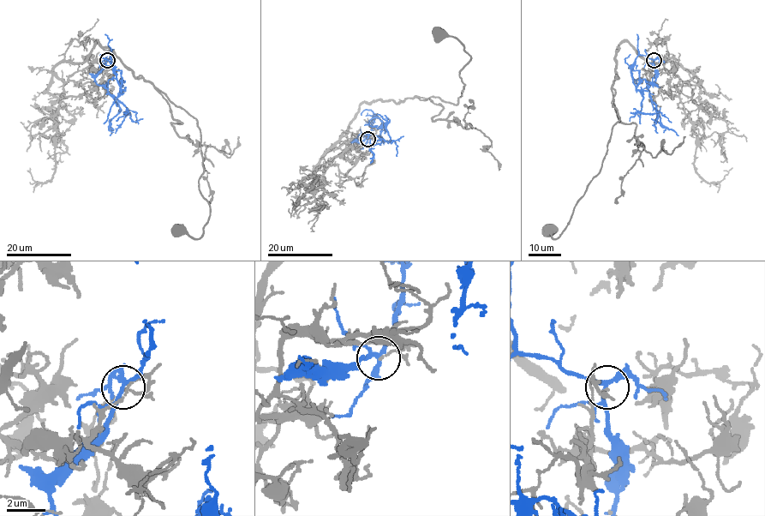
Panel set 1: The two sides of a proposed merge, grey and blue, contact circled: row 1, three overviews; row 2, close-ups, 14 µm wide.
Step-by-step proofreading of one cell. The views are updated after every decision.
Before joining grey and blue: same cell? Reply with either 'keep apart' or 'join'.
keep apart

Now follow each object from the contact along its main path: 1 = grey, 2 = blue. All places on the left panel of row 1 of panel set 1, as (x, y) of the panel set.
1: (106, 60), (66, 81), (53, 71), (82, 62), (98, 42), (195, 119), (210, 217), (199, 238), (179, 231)
2: (106, 60), (94, 80), (104, 86), (128, 111), (116, 121)

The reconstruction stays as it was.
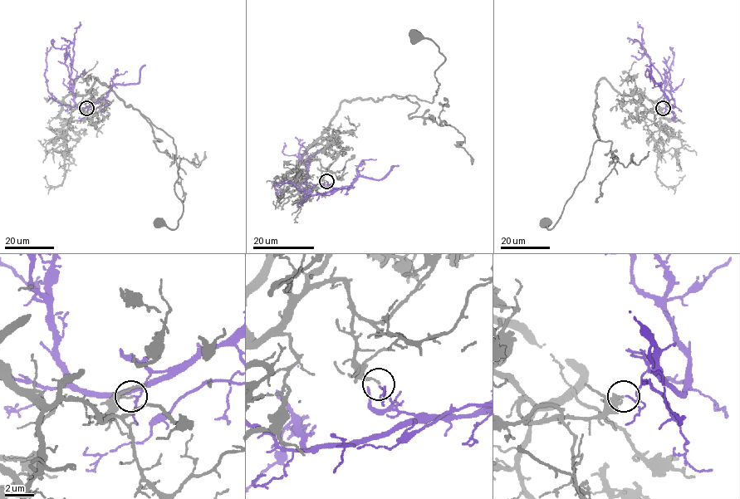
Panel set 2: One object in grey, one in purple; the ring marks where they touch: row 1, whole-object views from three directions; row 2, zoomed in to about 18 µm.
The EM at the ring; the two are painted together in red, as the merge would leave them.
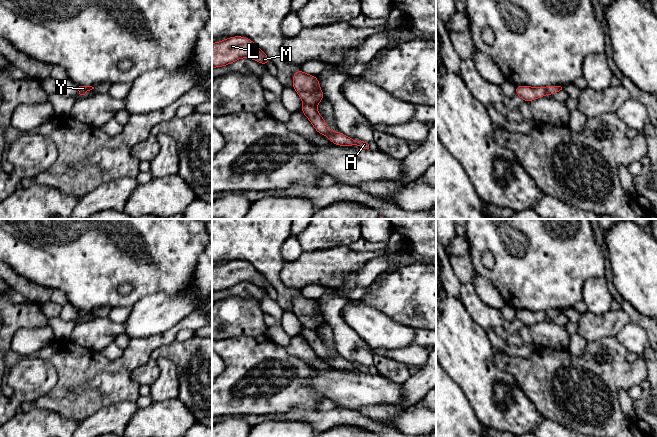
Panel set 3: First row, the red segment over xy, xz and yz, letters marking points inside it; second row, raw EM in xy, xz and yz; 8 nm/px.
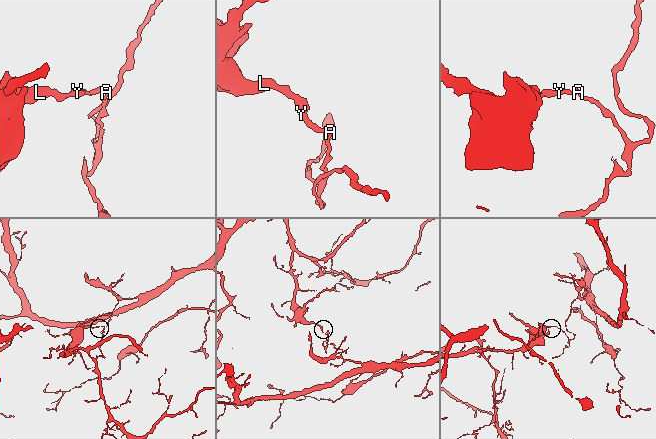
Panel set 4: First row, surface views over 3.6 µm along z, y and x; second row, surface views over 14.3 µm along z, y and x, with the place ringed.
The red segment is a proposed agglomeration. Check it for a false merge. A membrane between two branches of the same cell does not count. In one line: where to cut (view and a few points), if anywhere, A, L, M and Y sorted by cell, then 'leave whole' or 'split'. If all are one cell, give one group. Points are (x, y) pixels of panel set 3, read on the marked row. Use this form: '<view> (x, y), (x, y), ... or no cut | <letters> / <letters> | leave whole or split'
xz (304, 103), (315, 106) | A Y / L M | split

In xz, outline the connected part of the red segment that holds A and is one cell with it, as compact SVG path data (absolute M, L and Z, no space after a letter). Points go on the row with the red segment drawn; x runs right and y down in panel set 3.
M303 104L300 110L311 122L318 134L325 135L334 145L338 146L358 146L363 149L369 149L369 144L364 141L356 142L354 138L350 138L340 131L332 132L324 118L319 114L316 106Z

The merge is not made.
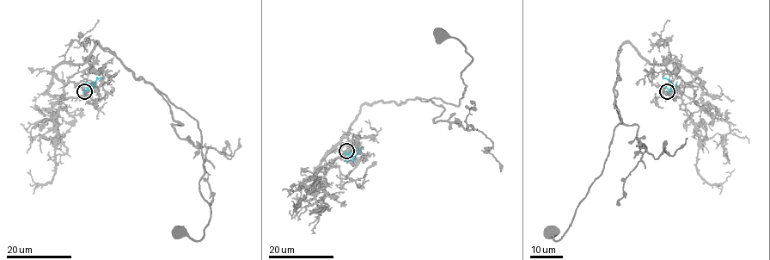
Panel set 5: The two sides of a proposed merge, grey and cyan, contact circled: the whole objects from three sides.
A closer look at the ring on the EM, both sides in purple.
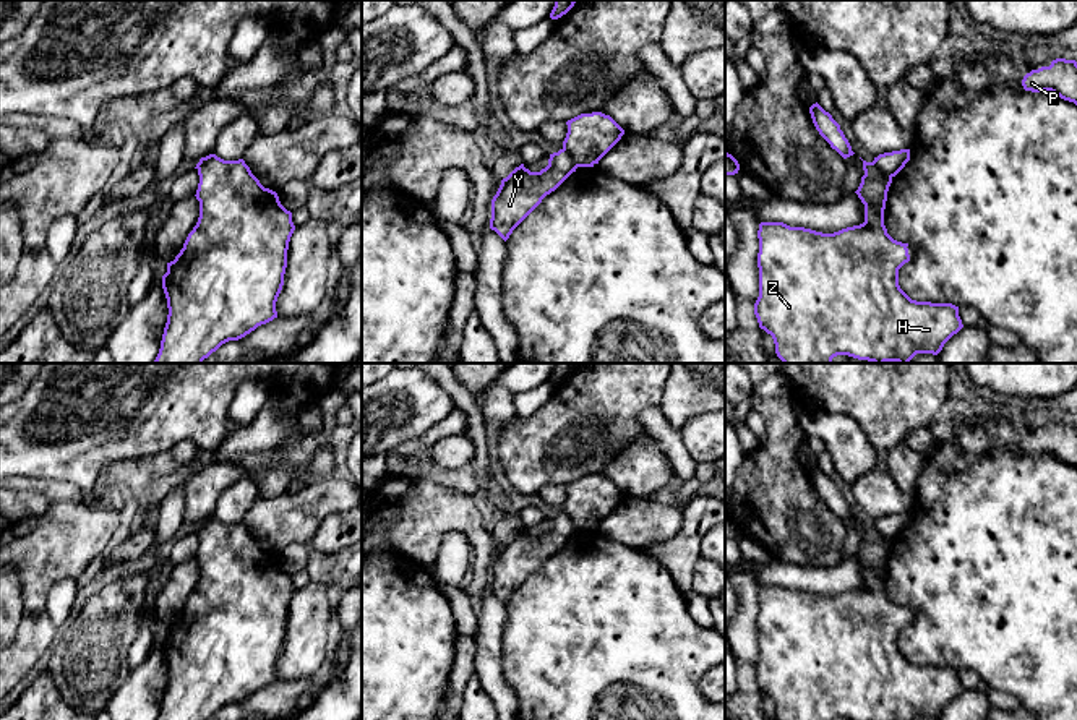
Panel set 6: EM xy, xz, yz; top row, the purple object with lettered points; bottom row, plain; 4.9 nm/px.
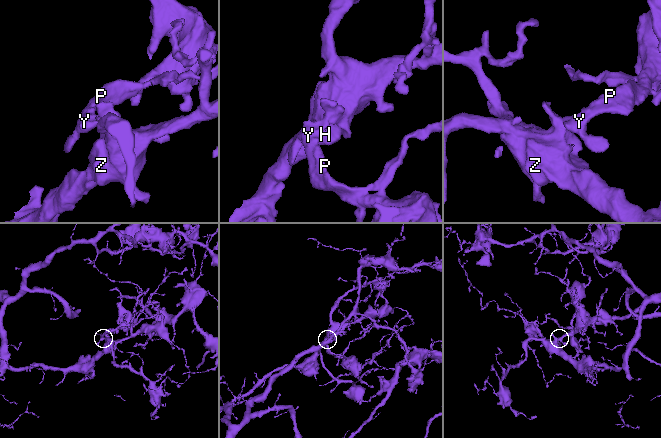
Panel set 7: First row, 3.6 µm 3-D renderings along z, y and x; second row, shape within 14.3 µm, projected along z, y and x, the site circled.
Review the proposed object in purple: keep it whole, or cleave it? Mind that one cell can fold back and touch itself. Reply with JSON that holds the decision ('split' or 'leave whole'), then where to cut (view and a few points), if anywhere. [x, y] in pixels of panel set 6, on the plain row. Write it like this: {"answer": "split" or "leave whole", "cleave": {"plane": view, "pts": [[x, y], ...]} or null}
{"answer": "split", "cleave": {"plane": "yz", "pts": [[873, 524], [891, 540]]}}

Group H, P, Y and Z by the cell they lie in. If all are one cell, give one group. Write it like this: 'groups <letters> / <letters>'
groups H Z / P Y

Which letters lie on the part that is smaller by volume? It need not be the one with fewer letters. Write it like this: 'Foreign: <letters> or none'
Foreign: P, Y

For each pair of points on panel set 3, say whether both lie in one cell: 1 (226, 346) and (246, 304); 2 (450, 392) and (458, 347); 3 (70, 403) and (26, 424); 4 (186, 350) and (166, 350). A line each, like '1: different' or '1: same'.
1: different
2: different
3: different
4: same

